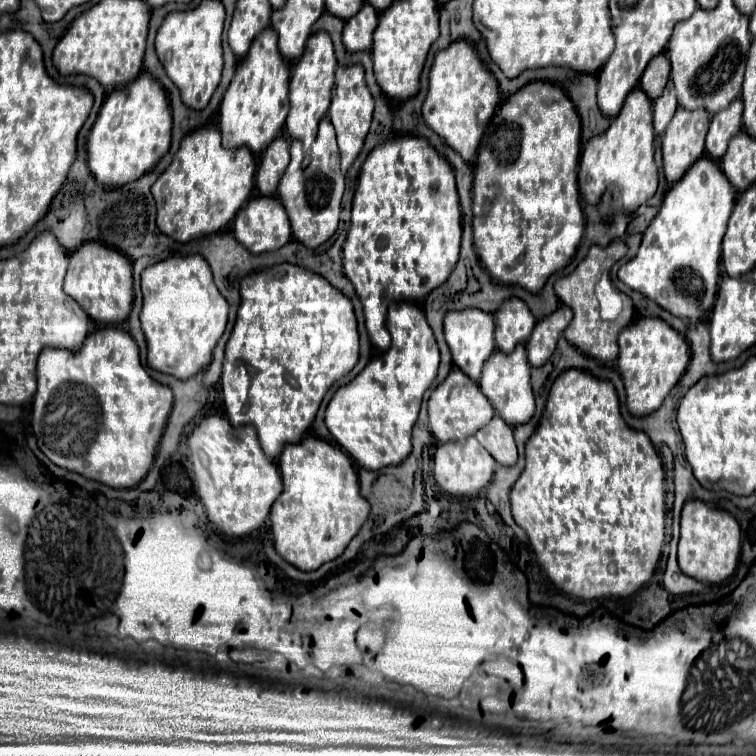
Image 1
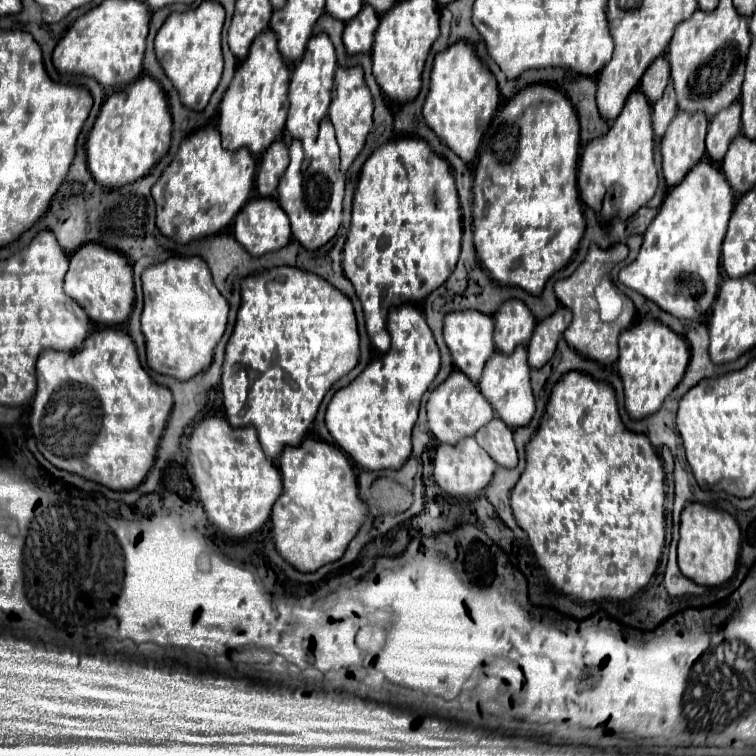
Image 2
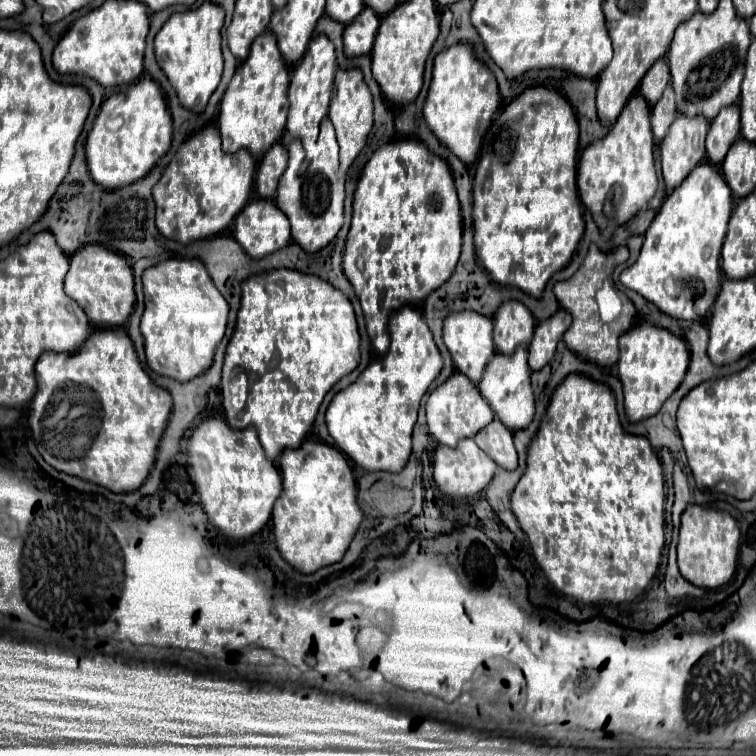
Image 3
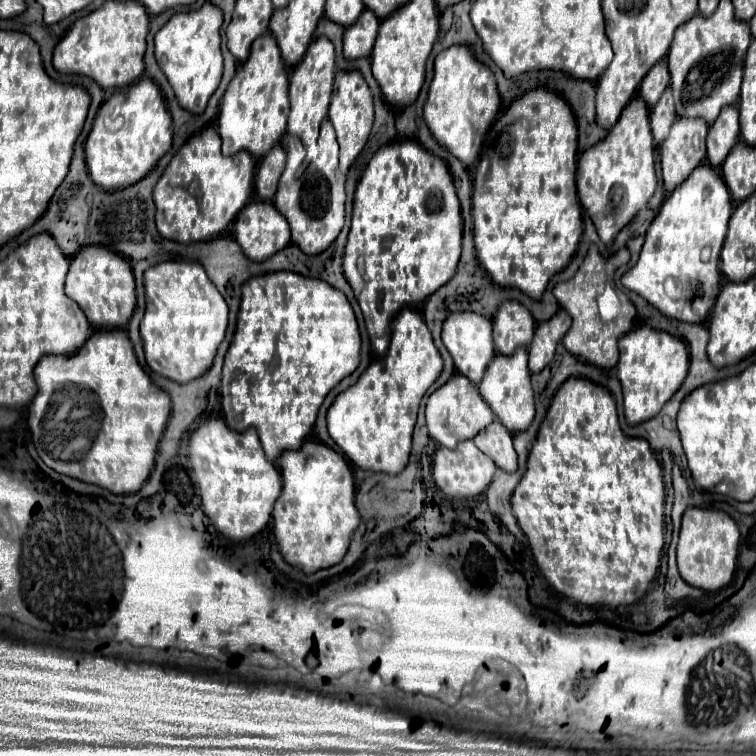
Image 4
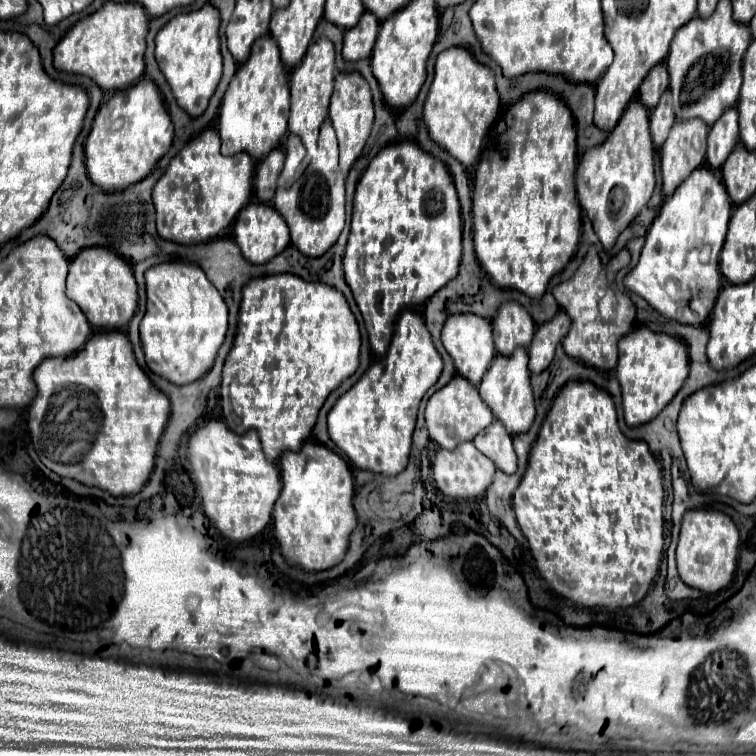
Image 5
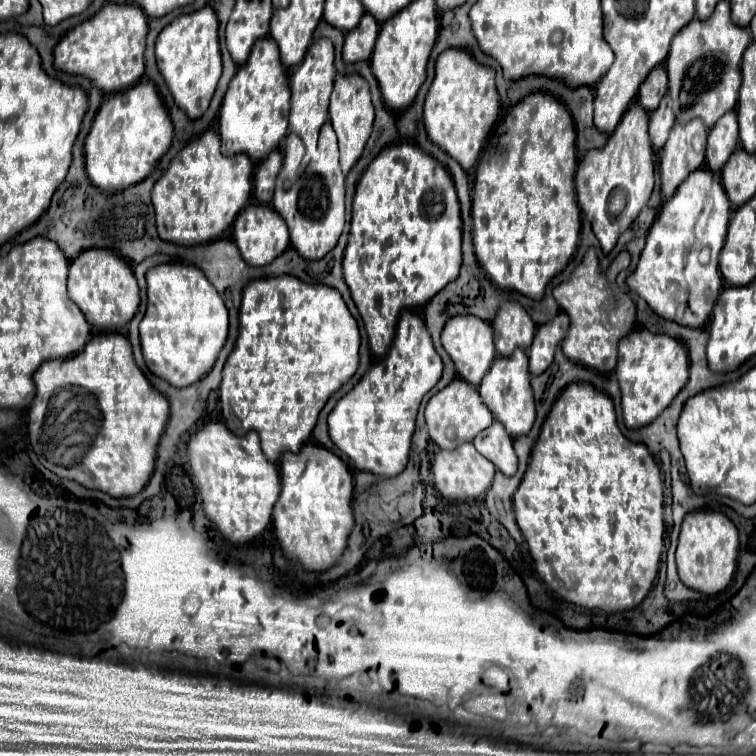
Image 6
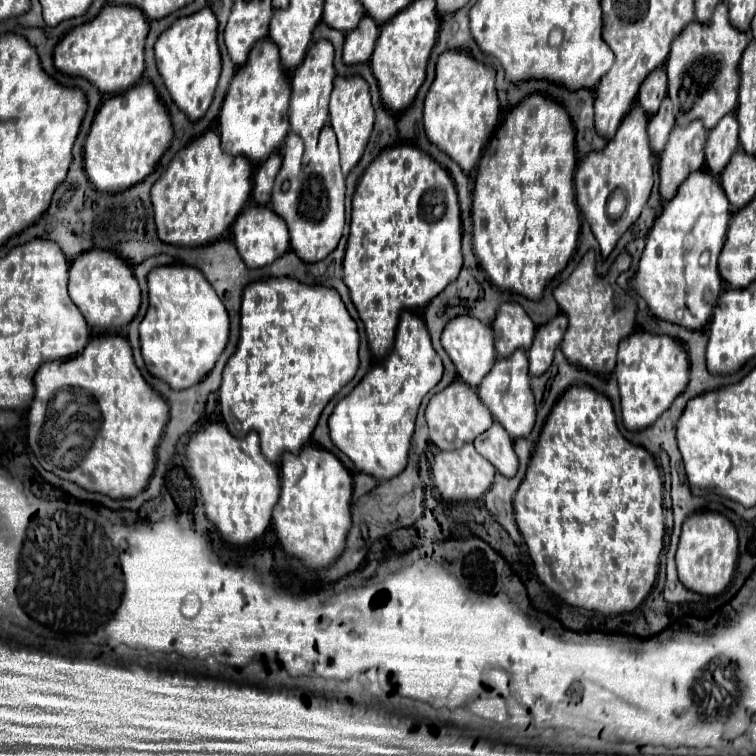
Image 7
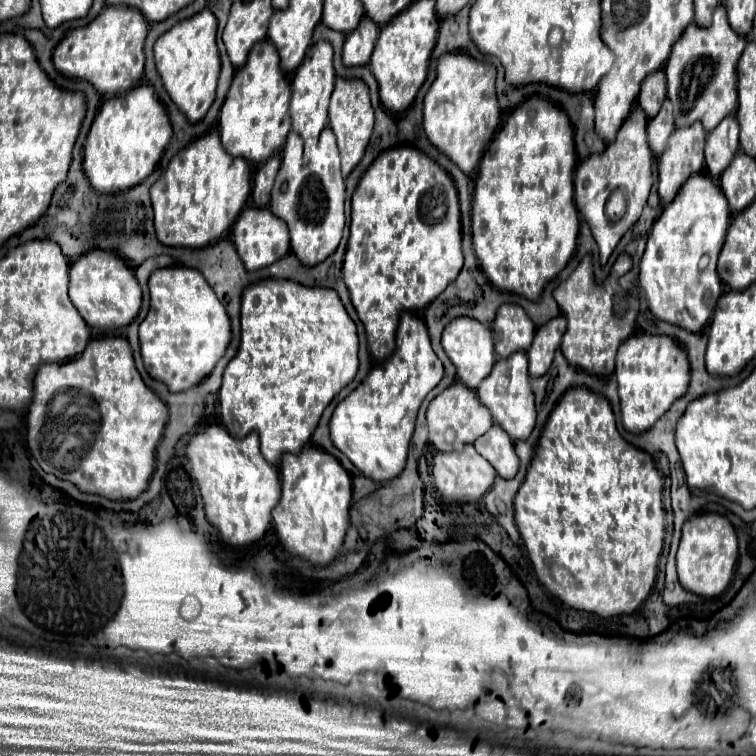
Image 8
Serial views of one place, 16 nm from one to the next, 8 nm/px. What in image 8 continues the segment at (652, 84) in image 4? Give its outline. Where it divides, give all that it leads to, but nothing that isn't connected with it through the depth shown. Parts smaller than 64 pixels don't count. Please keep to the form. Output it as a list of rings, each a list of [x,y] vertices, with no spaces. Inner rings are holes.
[[[656,70],[642,82],[638,94],[638,106],[646,112],[648,118],[652,118],[658,114],[664,98],[666,98],[666,76],[664,70]]]

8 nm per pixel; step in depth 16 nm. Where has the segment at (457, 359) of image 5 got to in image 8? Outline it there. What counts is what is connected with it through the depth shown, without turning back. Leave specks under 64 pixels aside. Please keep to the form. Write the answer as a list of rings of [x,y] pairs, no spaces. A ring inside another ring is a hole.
[[[460,316],[444,328],[442,346],[448,354],[448,358],[452,360],[452,364],[456,366],[458,380],[470,388],[478,388],[480,382],[488,376],[488,372],[492,370],[492,366],[496,362],[496,352],[492,348],[492,332],[484,324],[468,318],[468,316]]]

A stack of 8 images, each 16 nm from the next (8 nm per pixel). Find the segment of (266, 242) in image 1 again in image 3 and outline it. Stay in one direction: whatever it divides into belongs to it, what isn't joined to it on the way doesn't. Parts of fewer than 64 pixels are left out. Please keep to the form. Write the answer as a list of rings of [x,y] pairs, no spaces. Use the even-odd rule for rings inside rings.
[[[252,200],[234,220],[234,238],[252,258],[262,258],[290,242],[290,224],[274,200]]]

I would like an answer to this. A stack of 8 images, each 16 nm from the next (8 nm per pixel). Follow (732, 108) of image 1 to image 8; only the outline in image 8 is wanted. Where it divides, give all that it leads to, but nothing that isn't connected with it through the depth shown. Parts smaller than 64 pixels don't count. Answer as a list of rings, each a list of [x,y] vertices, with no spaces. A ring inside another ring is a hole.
[[[726,116],[714,130],[710,130],[706,140],[706,170],[710,176],[720,176],[730,164],[732,156],[738,152],[738,122],[734,116]]]

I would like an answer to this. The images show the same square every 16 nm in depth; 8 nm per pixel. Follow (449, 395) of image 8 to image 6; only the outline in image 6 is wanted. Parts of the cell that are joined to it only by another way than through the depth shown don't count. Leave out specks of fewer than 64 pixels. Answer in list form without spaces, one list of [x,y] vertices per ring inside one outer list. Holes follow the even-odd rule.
[[[454,378],[446,388],[436,392],[426,406],[426,424],[430,438],[444,450],[454,450],[464,442],[472,442],[482,430],[486,430],[494,422],[492,412],[480,400],[478,390],[470,384],[464,384],[460,378]]]

